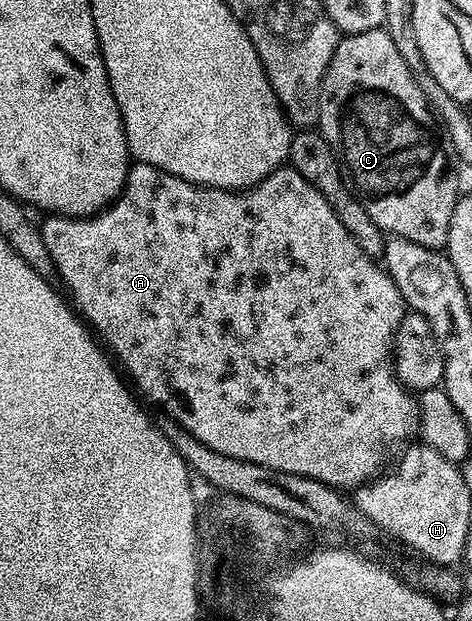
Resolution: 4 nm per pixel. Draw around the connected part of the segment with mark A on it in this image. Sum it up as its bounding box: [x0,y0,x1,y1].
[40,162,419,492]

